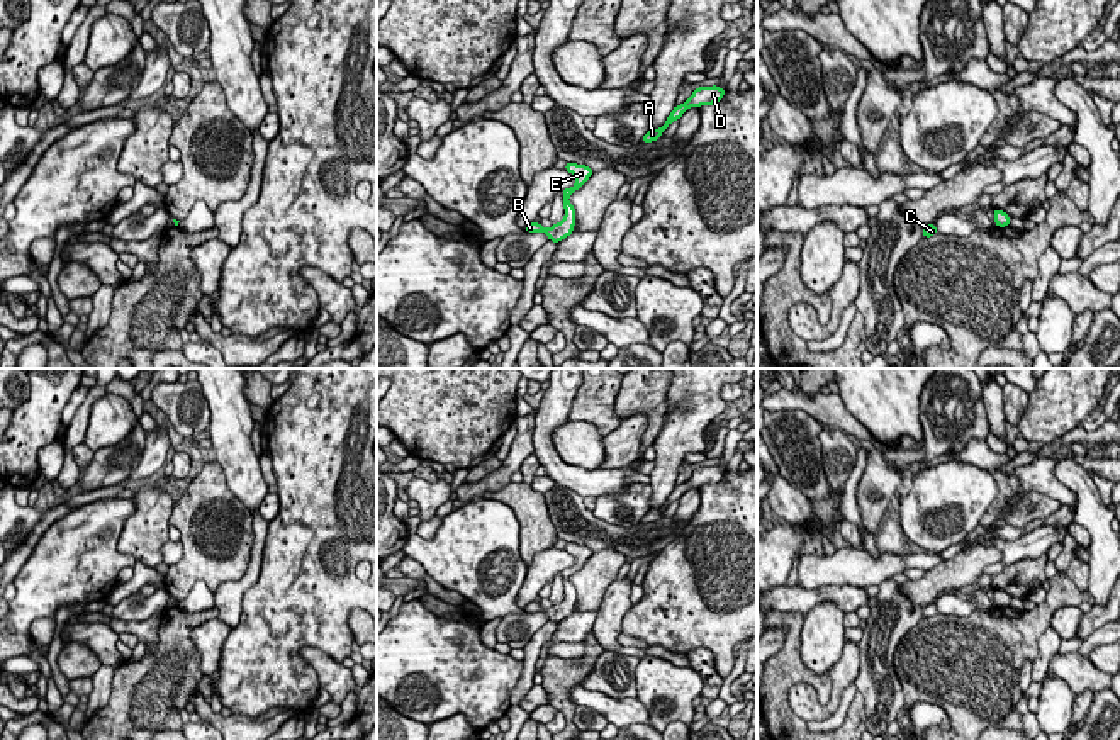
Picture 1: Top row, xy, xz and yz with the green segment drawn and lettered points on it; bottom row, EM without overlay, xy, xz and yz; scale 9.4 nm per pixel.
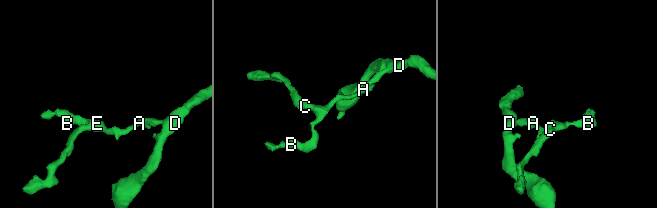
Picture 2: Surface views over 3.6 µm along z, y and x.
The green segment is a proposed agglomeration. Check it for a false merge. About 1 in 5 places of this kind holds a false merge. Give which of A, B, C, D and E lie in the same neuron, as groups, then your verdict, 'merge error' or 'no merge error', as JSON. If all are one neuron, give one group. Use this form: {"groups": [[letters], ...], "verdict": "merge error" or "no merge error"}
{"groups": [["A", "B", "C", "D", "E"]], "verdict": "no merge error"}

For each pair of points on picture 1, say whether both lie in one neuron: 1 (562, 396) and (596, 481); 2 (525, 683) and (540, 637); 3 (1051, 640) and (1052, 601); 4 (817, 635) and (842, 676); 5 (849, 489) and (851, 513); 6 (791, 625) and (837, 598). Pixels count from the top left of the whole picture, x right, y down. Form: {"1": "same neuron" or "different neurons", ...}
{"1": "same neuron", "2": "same neuron", "3": "different neurons", "4": "different neurons", "5": "same neuron", "6": "different neurons"}

